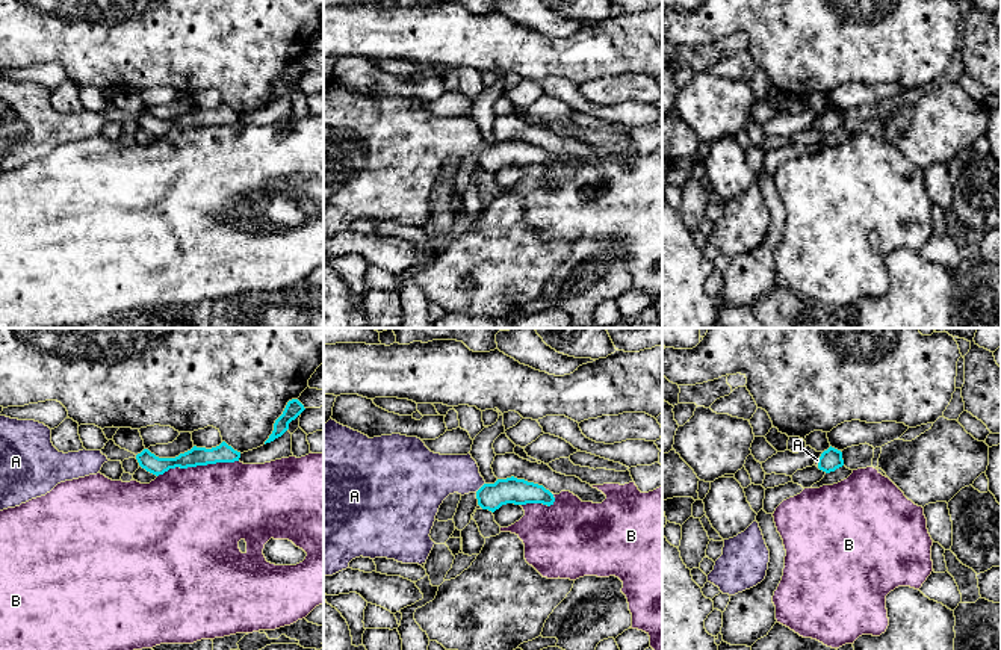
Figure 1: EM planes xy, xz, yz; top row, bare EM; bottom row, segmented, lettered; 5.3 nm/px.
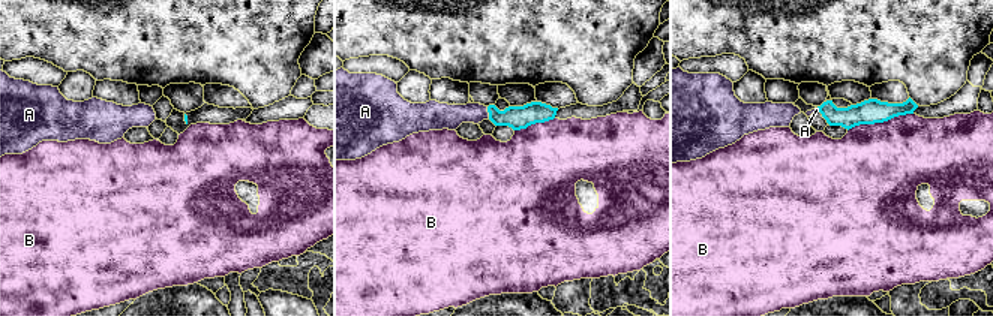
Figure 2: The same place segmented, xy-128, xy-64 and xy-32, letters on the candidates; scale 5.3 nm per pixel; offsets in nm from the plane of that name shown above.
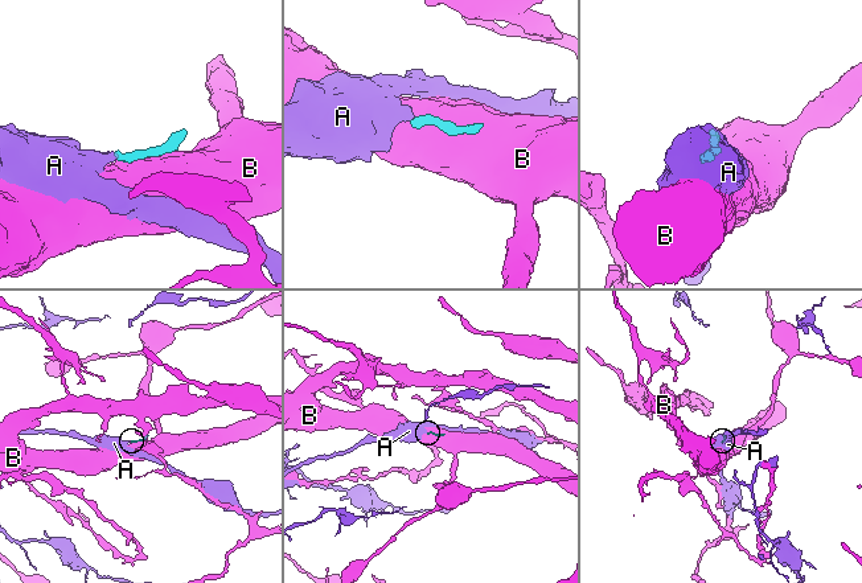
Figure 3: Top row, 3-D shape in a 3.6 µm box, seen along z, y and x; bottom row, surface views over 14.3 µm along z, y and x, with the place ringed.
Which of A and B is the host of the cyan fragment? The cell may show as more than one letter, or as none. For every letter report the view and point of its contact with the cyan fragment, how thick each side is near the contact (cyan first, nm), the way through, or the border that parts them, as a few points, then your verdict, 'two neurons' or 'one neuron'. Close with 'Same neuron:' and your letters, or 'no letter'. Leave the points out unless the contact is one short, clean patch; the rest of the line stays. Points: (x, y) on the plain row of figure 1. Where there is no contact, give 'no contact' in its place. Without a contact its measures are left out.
A: xz (481, 148) | 140/240 nm | across xz (490, 157), (481, 148), (463, 138), (436, 138) | one neuron
B: xy (197, 126) | 100/480 nm | two neurons
Same neuron: A

